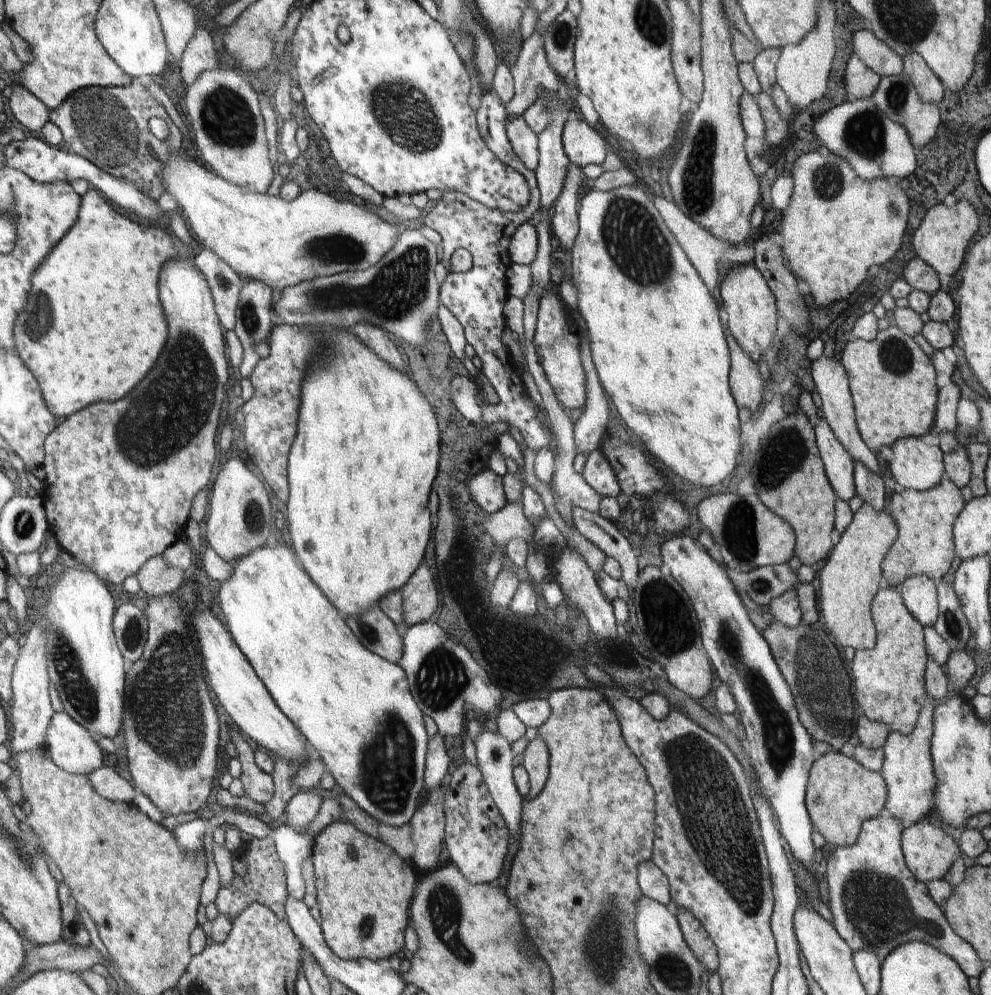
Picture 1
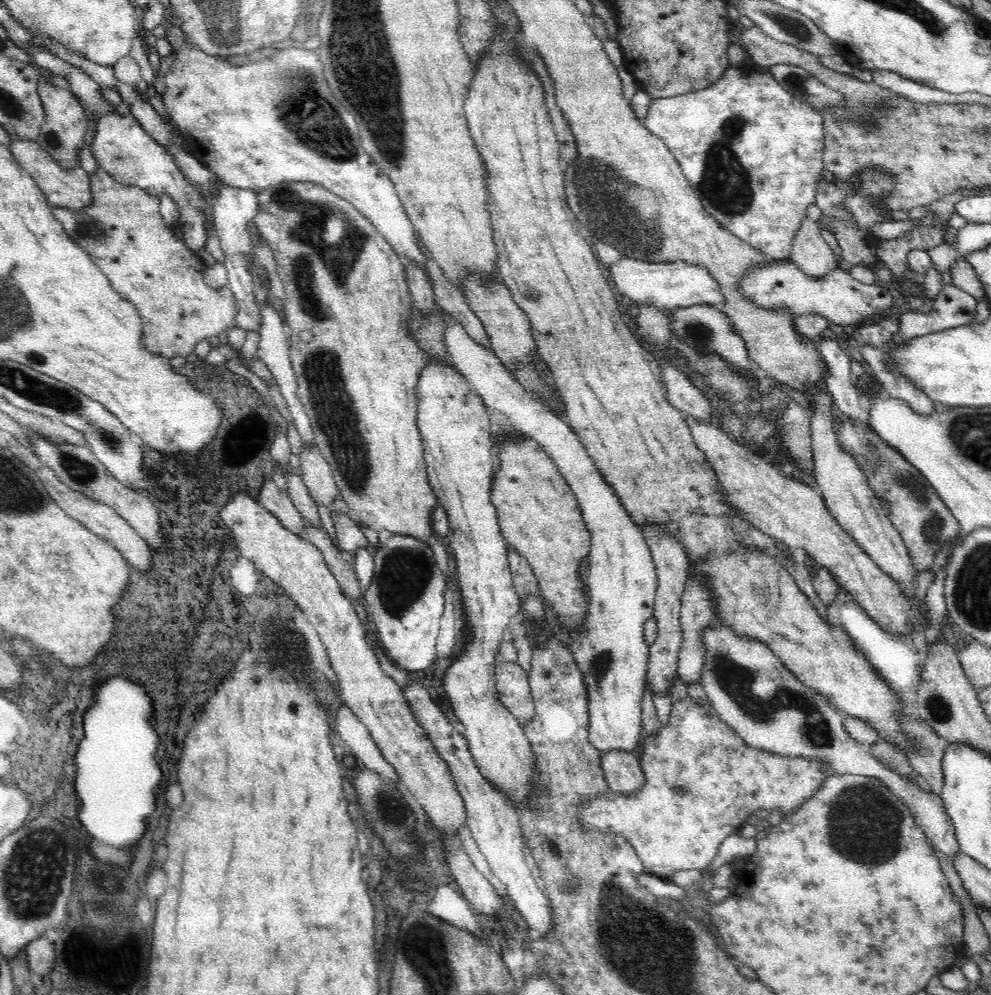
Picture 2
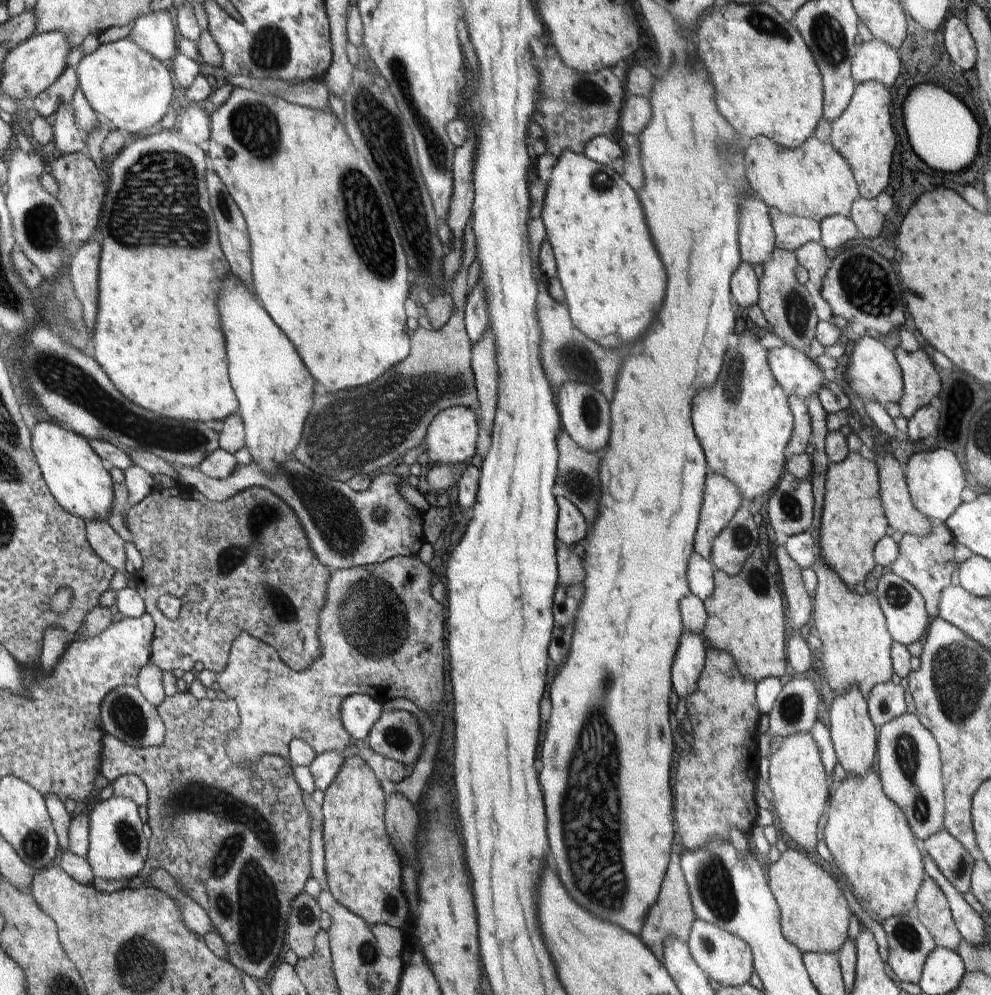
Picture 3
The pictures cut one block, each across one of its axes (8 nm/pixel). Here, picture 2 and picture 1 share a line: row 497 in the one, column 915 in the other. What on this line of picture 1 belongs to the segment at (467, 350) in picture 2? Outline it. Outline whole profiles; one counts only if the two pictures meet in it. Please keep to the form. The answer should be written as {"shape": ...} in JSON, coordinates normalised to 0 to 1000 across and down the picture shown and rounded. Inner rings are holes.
{"shape":[[[919,579],[905,589],[905,595],[917,617],[933,631],[939,631],[948,619],[946,589],[935,579]]]}

